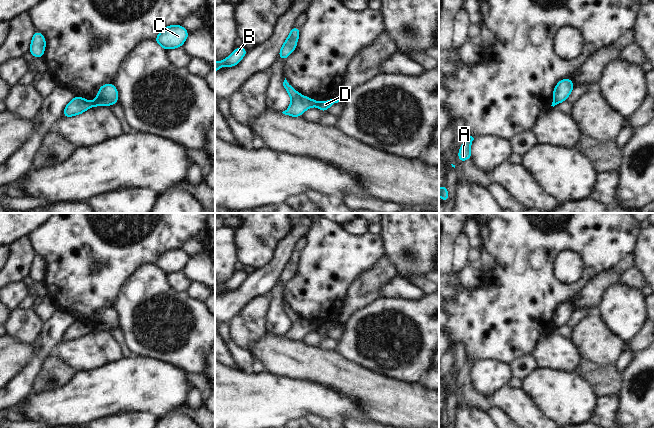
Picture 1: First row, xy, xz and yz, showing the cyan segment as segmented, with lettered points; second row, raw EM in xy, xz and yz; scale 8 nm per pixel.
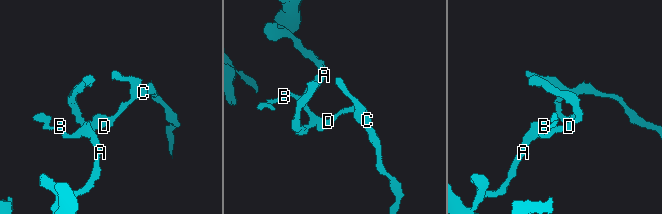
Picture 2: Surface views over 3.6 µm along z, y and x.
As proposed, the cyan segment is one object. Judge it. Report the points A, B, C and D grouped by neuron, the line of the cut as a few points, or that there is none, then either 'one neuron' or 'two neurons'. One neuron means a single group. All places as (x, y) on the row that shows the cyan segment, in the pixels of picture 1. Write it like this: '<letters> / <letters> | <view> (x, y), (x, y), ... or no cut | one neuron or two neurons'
A B / C D | xy (92, 103), (94, 105) | two neurons

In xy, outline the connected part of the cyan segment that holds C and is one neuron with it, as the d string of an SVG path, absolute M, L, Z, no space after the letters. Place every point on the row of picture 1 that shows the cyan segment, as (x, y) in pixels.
M169 25L159 32L154 41L165 50L176 49L182 47L188 36L189 32L182 25Z

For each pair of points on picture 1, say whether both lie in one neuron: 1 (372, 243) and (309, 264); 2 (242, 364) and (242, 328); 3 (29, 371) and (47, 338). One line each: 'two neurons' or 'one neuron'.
1: one neuron
2: two neurons
3: one neuron

